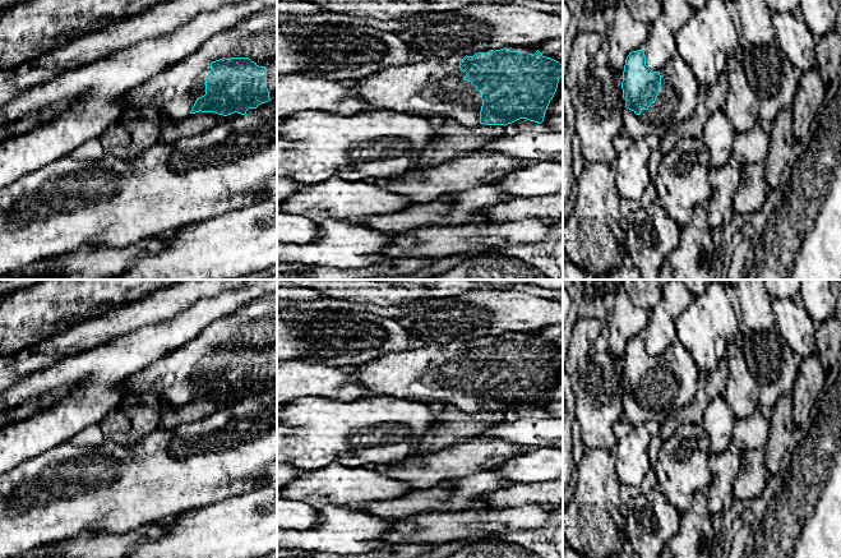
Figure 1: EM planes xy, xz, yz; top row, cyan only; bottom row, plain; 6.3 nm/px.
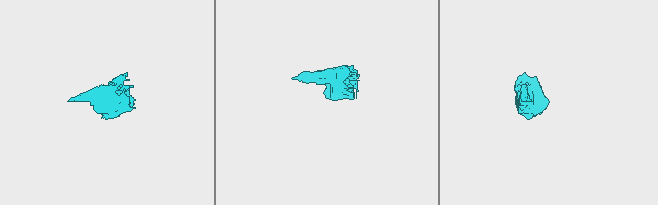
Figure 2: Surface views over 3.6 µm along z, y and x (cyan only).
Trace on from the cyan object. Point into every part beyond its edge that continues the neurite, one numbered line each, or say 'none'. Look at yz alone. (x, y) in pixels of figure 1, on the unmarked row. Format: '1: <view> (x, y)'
1: yz (679, 377)

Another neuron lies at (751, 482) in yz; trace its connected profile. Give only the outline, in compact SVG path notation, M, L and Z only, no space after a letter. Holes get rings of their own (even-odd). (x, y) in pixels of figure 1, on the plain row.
M764 449L740 453L740 470L733 485L734 498L745 503L757 498L764 490L768 475Z

